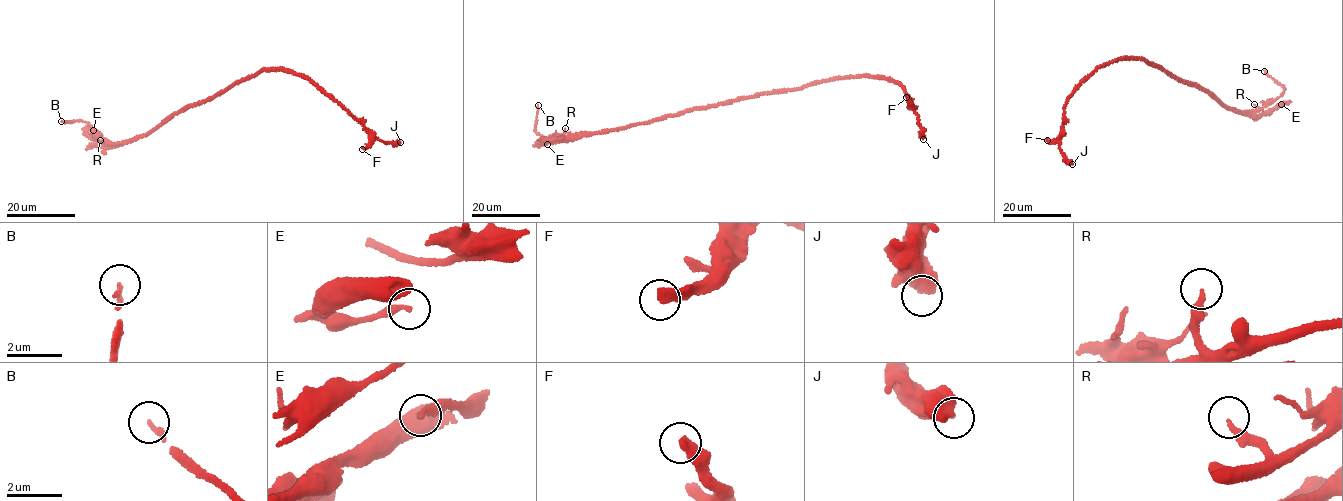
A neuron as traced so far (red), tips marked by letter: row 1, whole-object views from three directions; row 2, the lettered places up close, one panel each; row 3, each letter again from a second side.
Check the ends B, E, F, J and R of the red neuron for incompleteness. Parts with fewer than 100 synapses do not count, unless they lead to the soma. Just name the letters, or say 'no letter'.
B

